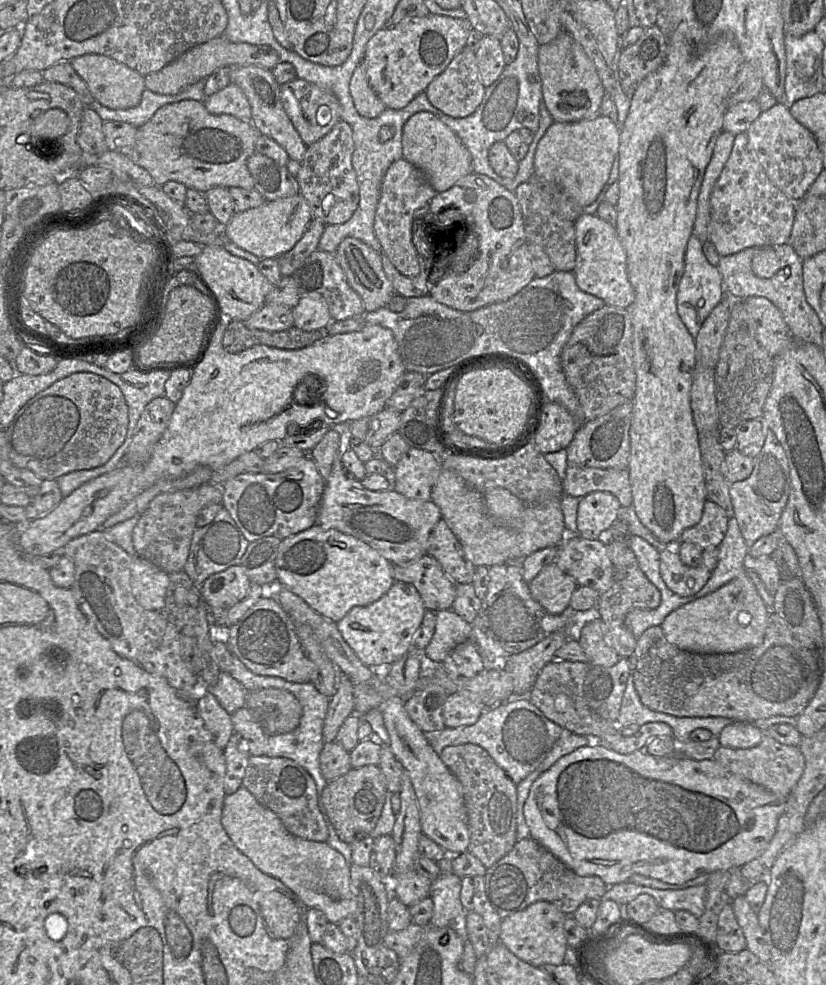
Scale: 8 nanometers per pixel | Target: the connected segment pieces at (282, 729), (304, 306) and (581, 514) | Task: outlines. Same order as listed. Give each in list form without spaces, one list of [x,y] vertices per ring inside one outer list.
[[[276,688],[247,691],[245,707],[267,735],[292,732],[302,715],[298,699],[292,693]]]
[[[300,297],[292,308],[294,325],[304,331],[325,329],[332,321],[327,303],[323,299]]]
[[[594,491],[580,498],[577,509],[577,531],[584,539],[596,540],[618,519],[621,504],[606,491]]]

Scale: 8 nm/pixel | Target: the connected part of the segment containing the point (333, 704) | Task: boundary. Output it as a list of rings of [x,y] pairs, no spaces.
[[[340,675],[337,690],[330,698],[323,724],[323,741],[335,741],[337,732],[344,720],[354,713],[353,682],[345,675]]]

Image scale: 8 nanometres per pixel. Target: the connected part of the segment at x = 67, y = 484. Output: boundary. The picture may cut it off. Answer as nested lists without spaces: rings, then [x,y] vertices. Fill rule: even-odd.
[[[135,426],[129,429],[127,428],[127,434],[124,442],[105,464],[89,470],[73,471],[55,479],[58,483],[62,496],[66,497],[82,484],[114,470],[121,461],[122,457],[126,454],[128,447],[132,442],[134,429]]]

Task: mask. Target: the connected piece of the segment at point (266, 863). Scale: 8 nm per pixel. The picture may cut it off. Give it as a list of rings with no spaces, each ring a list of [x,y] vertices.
[[[240,786],[234,793],[224,797],[221,824],[236,848],[246,855],[263,873],[281,881],[307,908],[315,908],[324,913],[328,922],[338,924],[357,910],[356,897],[350,888],[350,870],[344,857],[326,842],[305,840],[290,834],[278,816],[261,805],[251,792]]]

